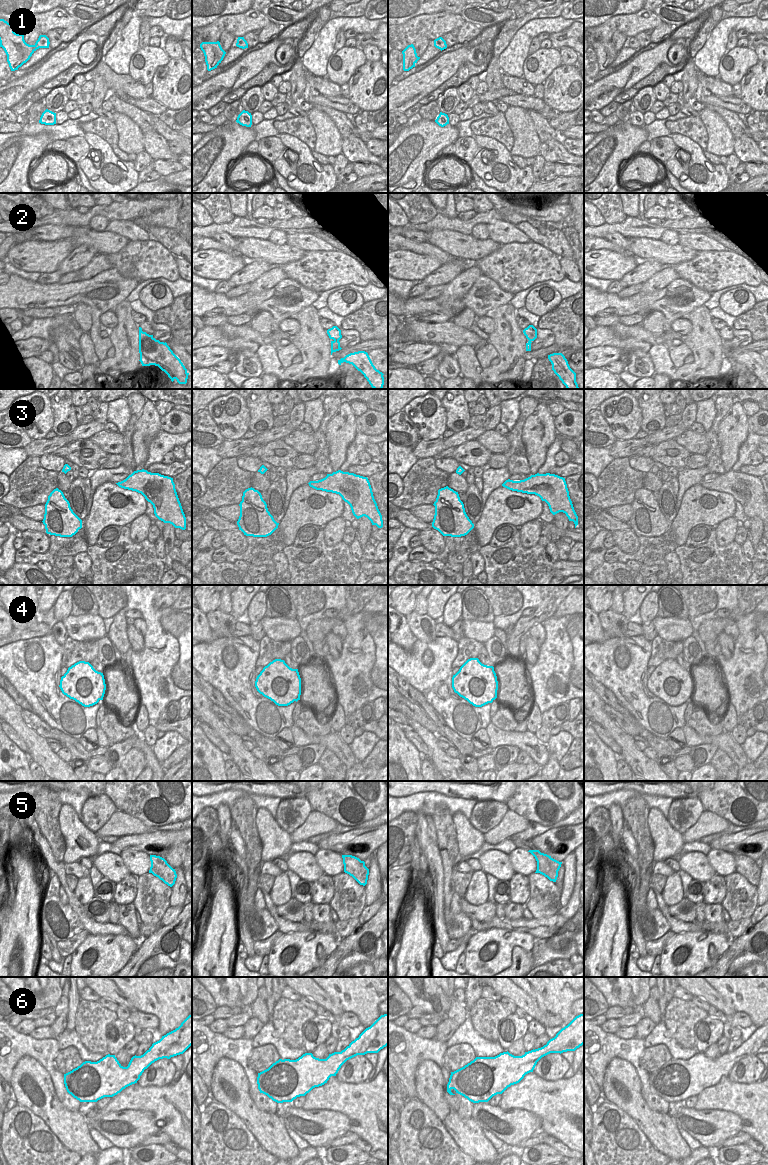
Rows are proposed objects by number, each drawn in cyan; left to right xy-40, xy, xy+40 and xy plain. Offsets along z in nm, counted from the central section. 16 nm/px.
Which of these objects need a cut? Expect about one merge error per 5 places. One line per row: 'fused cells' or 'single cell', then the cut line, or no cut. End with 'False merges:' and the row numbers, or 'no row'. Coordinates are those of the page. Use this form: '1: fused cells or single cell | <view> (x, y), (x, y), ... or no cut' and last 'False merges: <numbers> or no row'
1: single cell | no cut
2: fused cells | xy (334, 339), (338, 340)
3: single cell | no cut
4: single cell | no cut
5: fused cells | xy+40 (534, 855), (538, 864), (544, 868), (544, 873), (552, 880)
6: single cell | no cut
False merges: 2, 5

